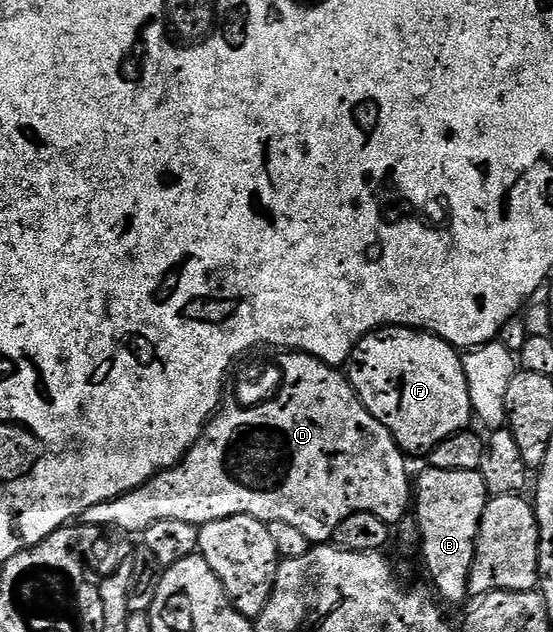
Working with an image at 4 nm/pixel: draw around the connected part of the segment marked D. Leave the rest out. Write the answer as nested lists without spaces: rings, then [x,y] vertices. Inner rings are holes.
[[[295,352],[291,358],[286,358],[286,390],[282,390],[282,398],[278,398],[278,402],[262,402],[257,405],[251,410],[245,410],[242,406],[223,405],[218,413],[207,422],[206,430],[177,466],[170,470],[161,470],[160,473],[154,475],[152,480],[148,480],[140,488],[136,488],[124,496],[88,508],[88,512],[82,514],[81,521],[88,526],[103,528],[111,526],[114,530],[127,530],[130,534],[142,536],[145,535],[148,528],[152,528],[152,524],[156,524],[160,520],[184,520],[188,524],[201,528],[209,522],[224,520],[232,516],[252,516],[267,524],[272,522],[293,524],[298,531],[304,532],[304,536],[308,536],[310,543],[326,544],[333,539],[336,528],[340,528],[340,524],[356,512],[375,514],[380,516],[380,520],[397,524],[405,516],[406,509],[409,506],[411,509],[412,474],[410,478],[409,472],[406,471],[407,455],[395,442],[394,437],[388,432],[388,428],[384,428],[384,424],[380,424],[380,420],[376,420],[368,412],[368,408],[364,408],[364,404],[358,398],[358,393],[350,387],[349,377],[341,369],[325,366],[311,354]]]

